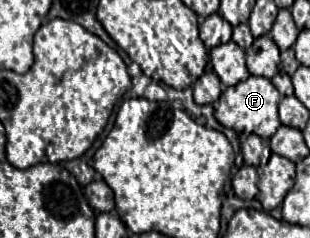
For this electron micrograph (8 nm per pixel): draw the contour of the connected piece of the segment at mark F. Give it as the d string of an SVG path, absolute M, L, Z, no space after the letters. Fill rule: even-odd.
M249 76L247 80L229 86L221 98L215 104L215 118L225 126L233 128L237 134L257 134L261 138L271 138L275 130L281 126L277 104L281 100L281 94L277 94L277 88L271 84L269 78L261 76Z

